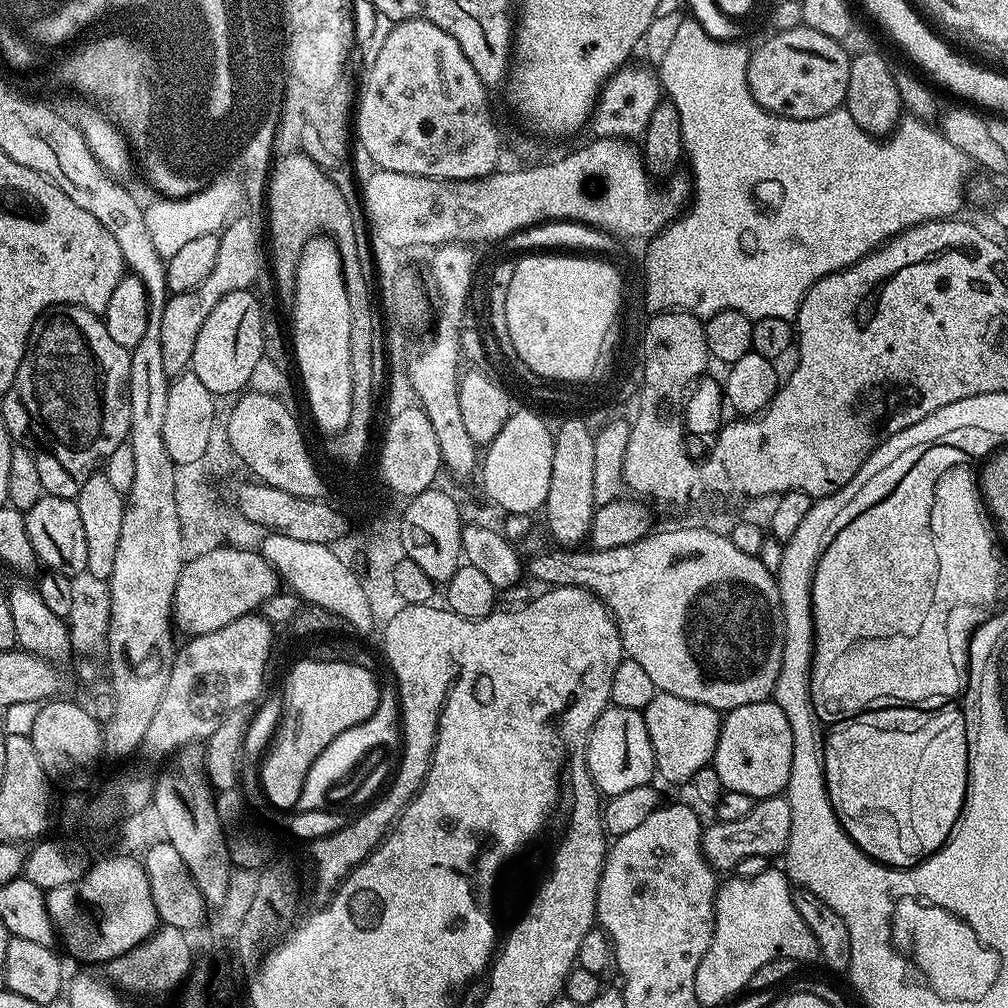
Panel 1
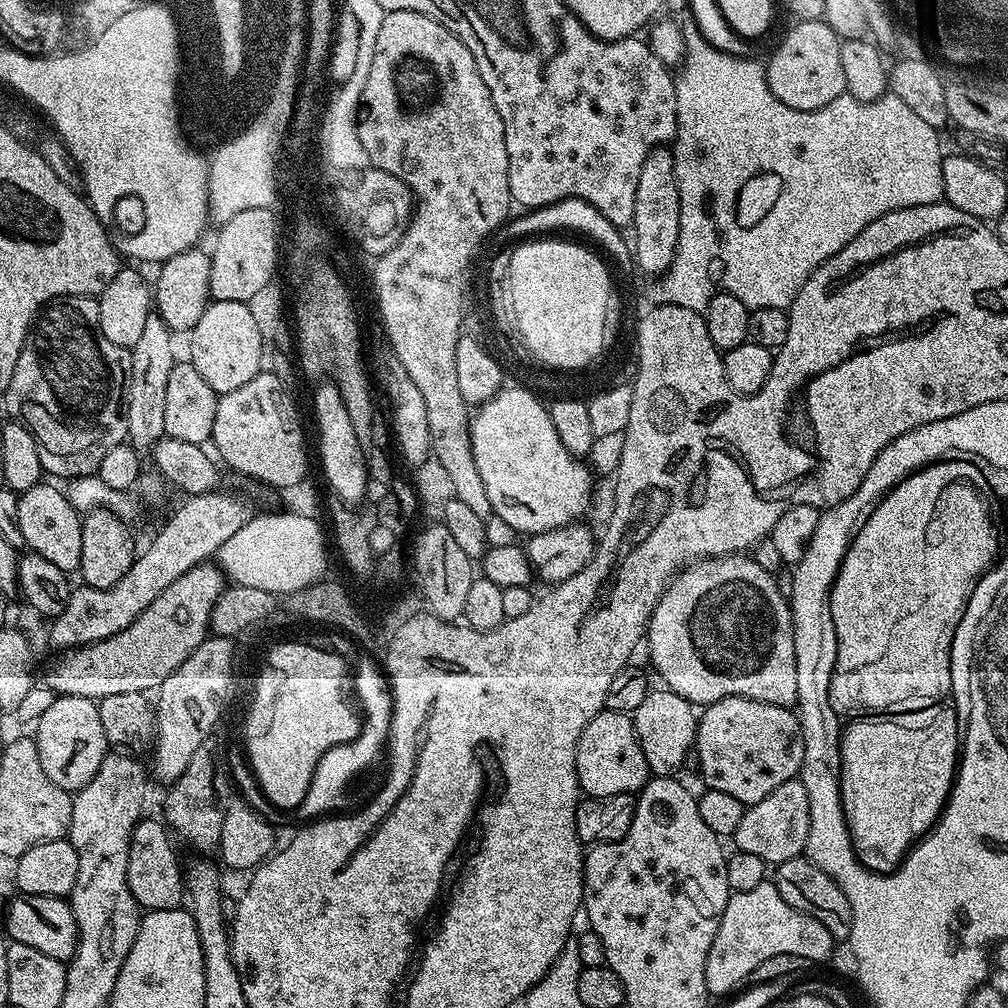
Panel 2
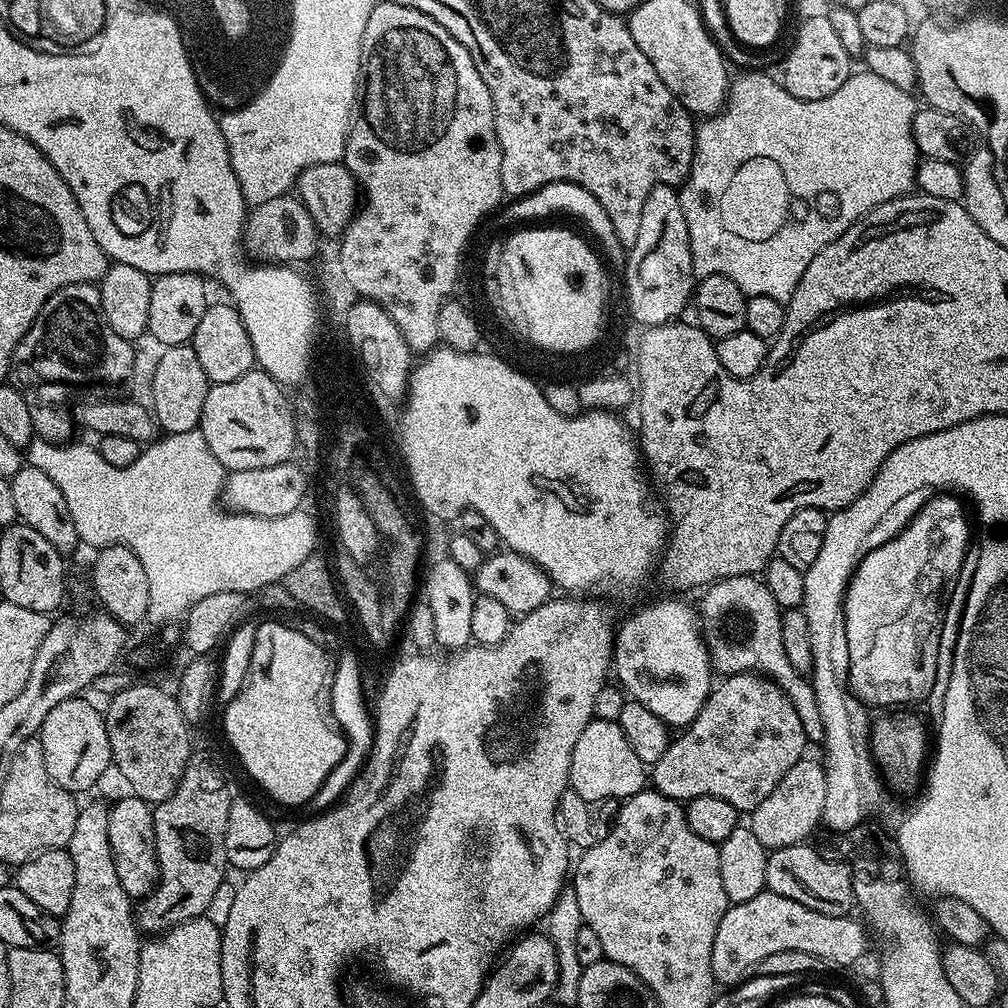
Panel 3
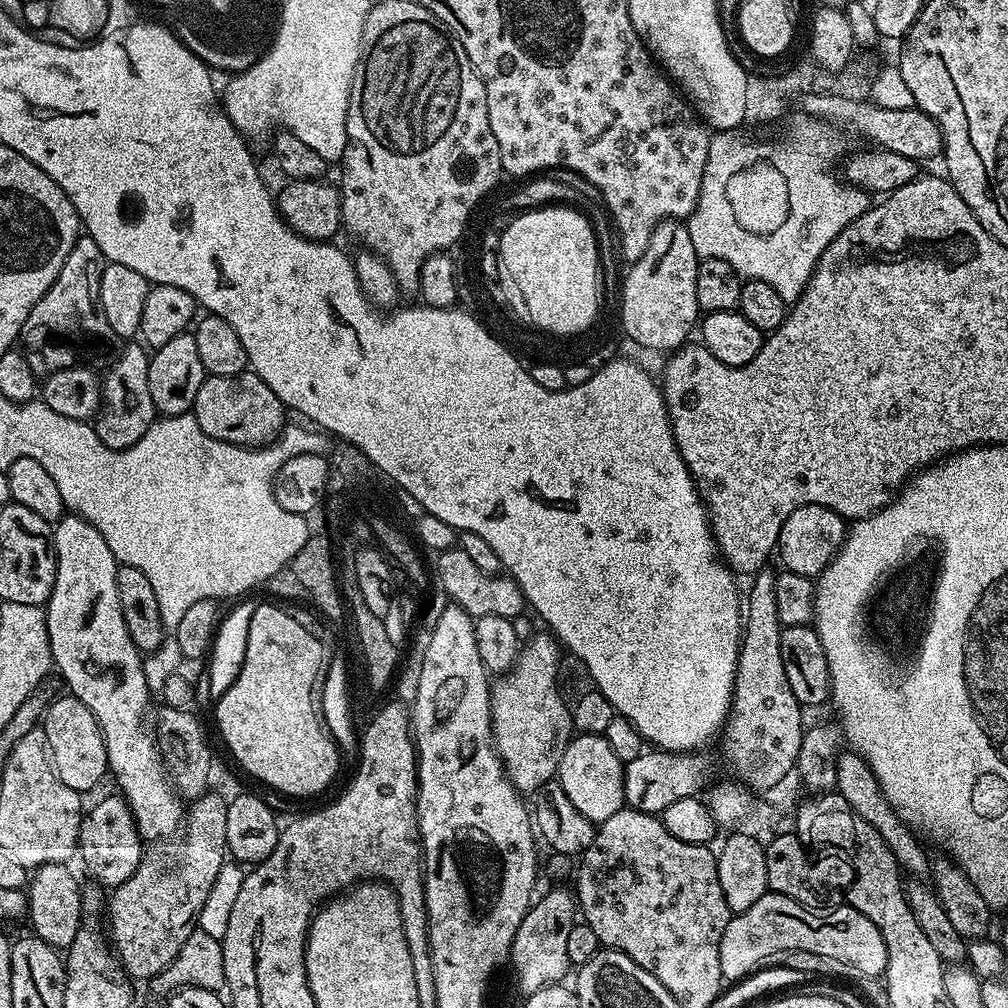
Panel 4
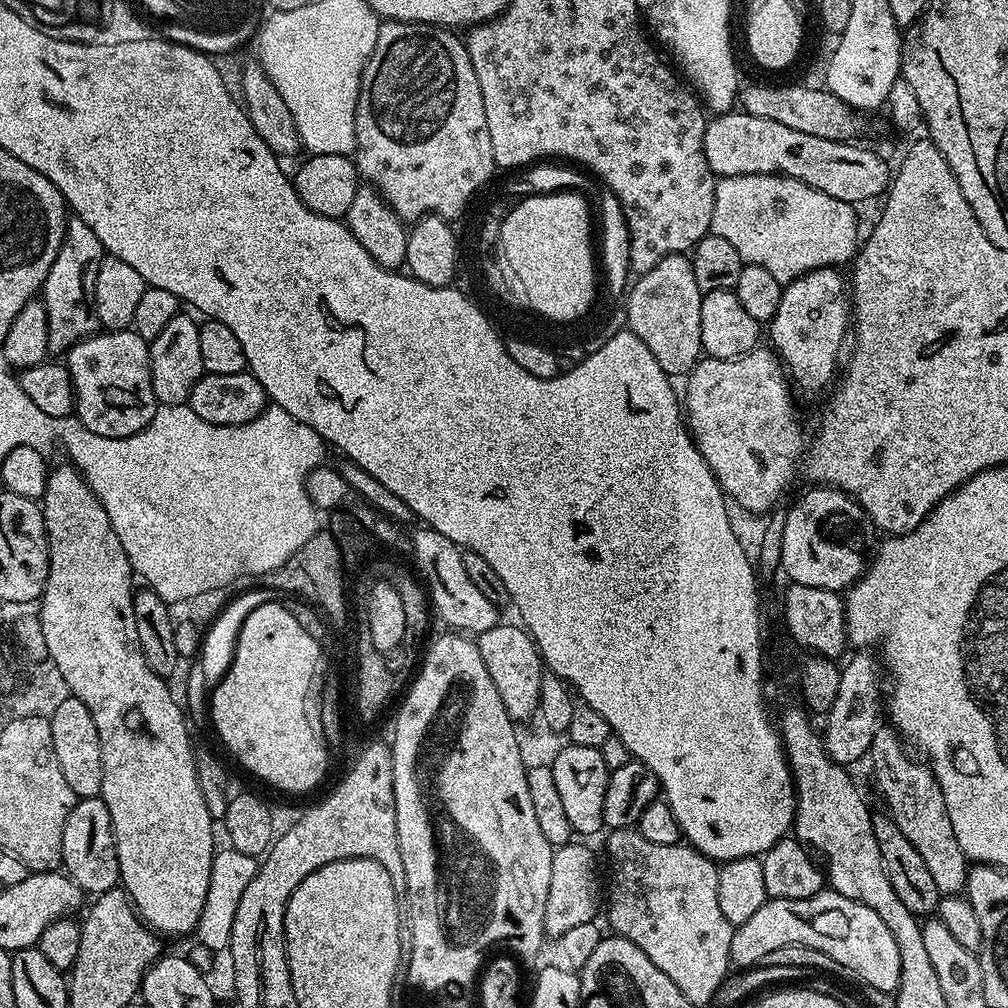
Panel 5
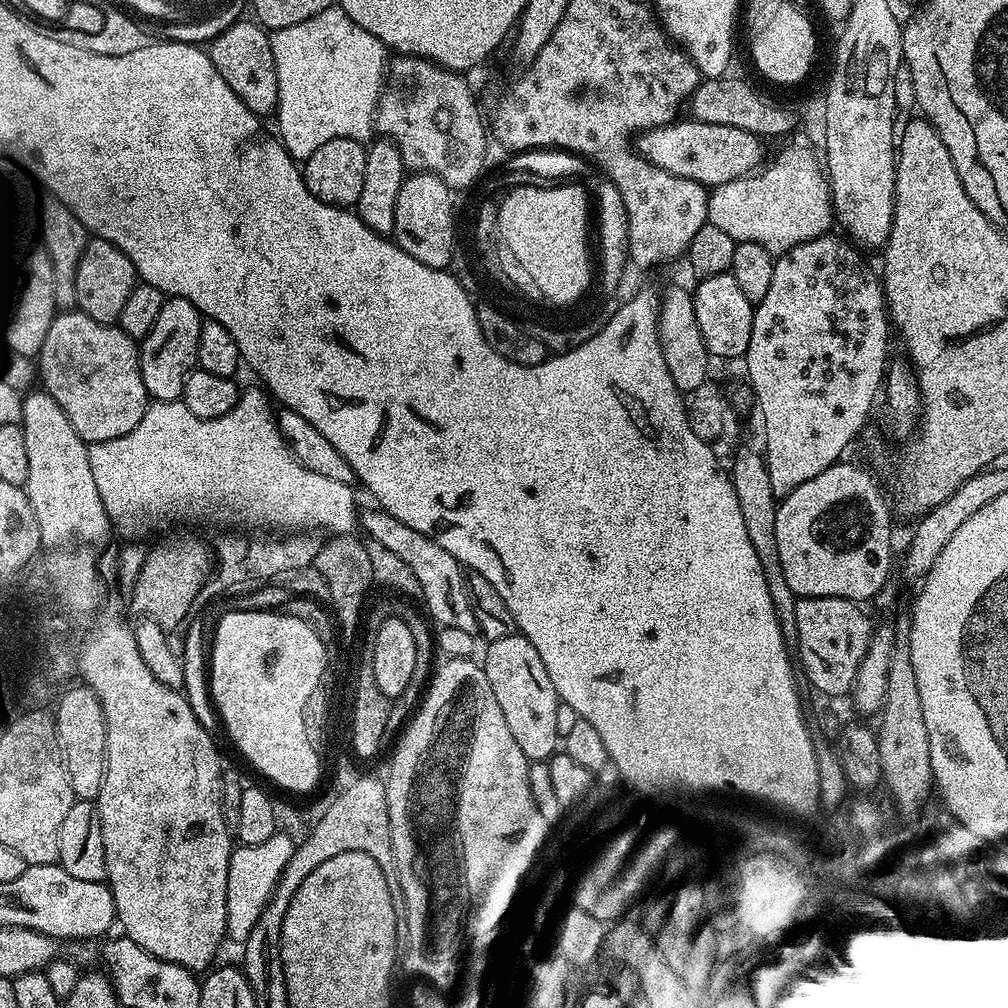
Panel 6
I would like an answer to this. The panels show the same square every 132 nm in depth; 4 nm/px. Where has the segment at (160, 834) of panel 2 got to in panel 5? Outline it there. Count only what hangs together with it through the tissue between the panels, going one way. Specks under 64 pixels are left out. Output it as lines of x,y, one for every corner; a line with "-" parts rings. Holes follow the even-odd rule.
80,798
62,830
63,871
85,894
99,894
120,884
116,839
112,833
110,810
100,798

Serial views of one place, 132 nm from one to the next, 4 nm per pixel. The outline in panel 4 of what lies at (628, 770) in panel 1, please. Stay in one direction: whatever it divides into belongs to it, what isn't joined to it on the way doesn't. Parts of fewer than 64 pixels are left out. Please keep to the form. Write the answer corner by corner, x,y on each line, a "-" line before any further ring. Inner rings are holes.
576,734
568,741
566,750
562,754
558,779
562,790
566,794
566,798
570,798
570,802
574,802
574,806
578,811
586,814
586,818
590,818
593,824
599,826
606,822
606,818
618,814
618,810
625,807
624,765
618,758
618,754
614,754
614,750
610,750
610,742
604,735
585,736
583,734

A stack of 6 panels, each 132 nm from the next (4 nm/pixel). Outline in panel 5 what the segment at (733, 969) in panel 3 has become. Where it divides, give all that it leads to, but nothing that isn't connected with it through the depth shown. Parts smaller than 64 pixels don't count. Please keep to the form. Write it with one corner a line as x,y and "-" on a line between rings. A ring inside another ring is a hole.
825,890
805,900
765,900
746,922
735,925
730,942
732,964
737,969
751,969
751,964
767,958
779,948
809,948
829,956
848,972
853,972
867,986
895,993
900,986
900,959
894,934
870,906
842,894

